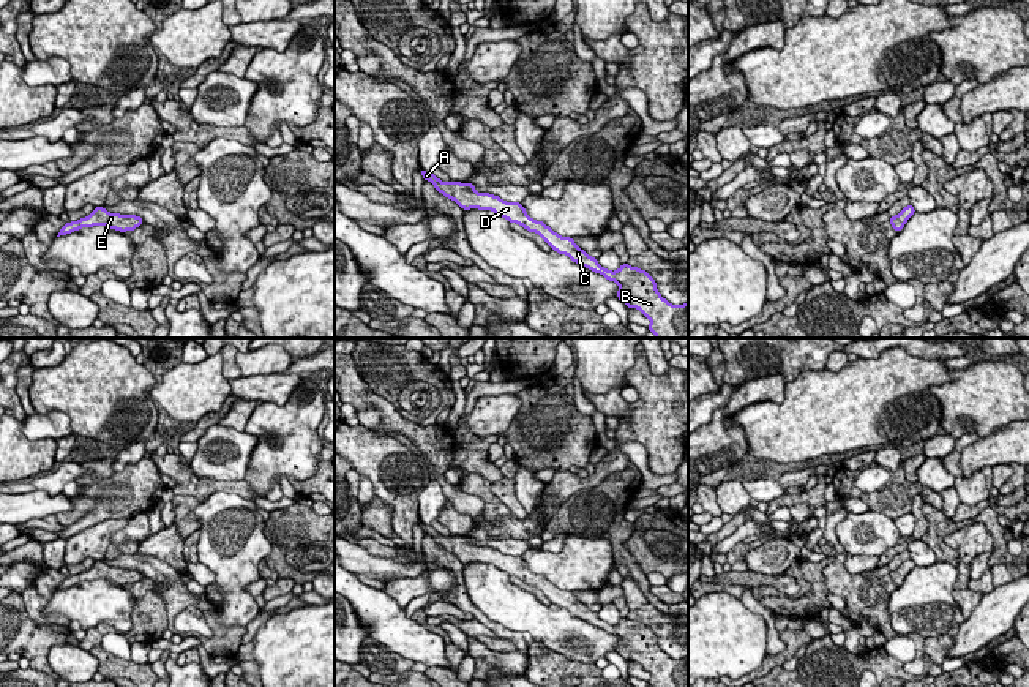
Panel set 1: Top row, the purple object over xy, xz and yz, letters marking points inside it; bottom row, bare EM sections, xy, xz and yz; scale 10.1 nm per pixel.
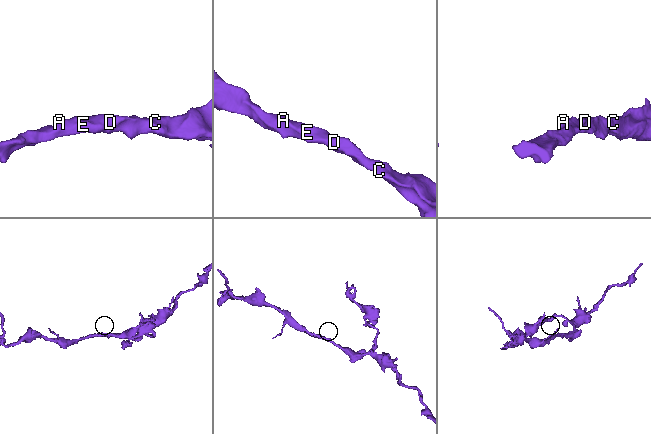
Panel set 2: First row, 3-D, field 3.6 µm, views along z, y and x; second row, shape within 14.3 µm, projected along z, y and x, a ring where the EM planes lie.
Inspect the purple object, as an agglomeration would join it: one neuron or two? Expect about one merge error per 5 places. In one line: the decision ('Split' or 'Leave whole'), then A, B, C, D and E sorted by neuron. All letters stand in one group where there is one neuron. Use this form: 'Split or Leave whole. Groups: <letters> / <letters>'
Leave whole. Groups: A B C D E

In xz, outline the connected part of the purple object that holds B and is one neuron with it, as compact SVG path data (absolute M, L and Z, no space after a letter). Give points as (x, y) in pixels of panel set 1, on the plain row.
M420 523L425 534L445 551L455 554L462 564L478 562L491 564L496 569L516 576L529 586L538 588L551 603L568 610L573 616L603 629L606 633L619 638L617 652L628 662L639 663L650 673L647 681L652 687L688 687L688 657L671 659L657 643L655 633L638 621L622 618L619 624L611 625L598 614L581 603L573 592L562 591L543 575L530 572L521 556L507 556L489 546L477 546L475 539L461 535L442 535L432 526Z

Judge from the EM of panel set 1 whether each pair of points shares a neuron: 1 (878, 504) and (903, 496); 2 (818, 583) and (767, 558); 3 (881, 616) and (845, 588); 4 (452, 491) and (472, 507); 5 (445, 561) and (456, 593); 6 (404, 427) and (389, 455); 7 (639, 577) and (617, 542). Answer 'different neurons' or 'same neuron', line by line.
1: same neuron
2: different neurons
3: same neuron
4: same neuron
5: same neuron
6: different neurons
7: same neuron

